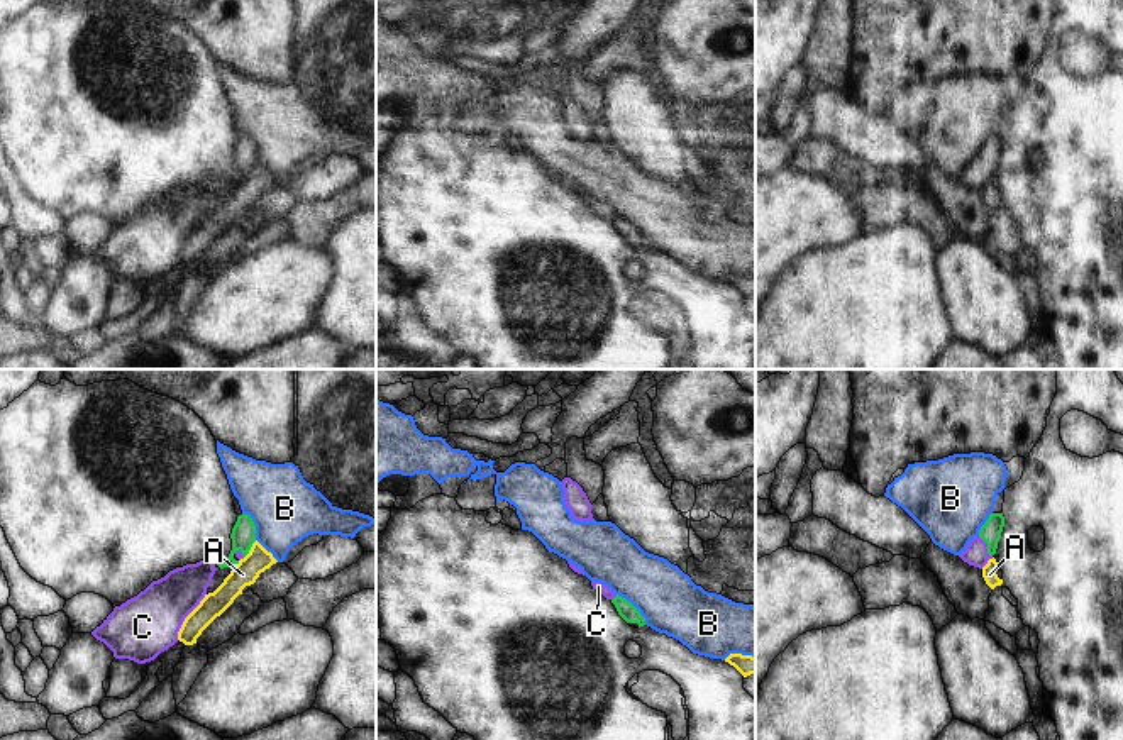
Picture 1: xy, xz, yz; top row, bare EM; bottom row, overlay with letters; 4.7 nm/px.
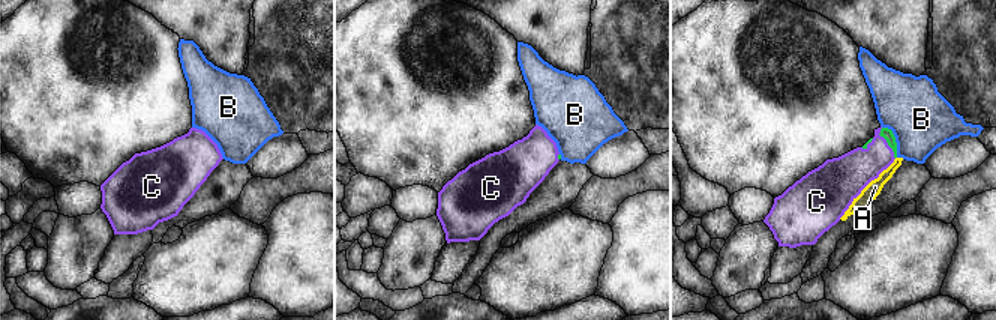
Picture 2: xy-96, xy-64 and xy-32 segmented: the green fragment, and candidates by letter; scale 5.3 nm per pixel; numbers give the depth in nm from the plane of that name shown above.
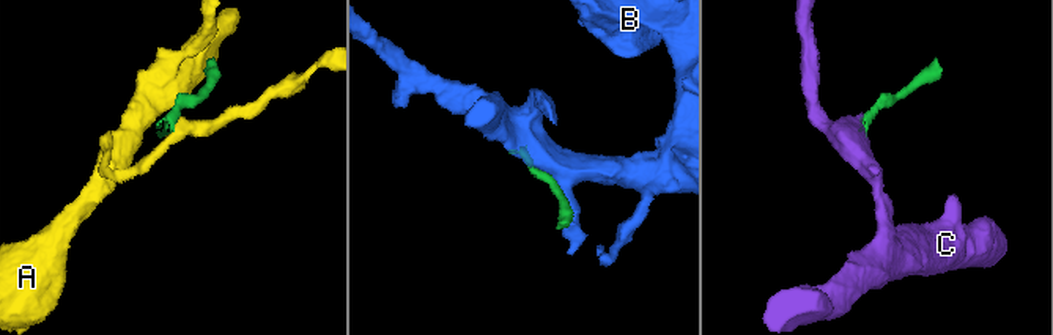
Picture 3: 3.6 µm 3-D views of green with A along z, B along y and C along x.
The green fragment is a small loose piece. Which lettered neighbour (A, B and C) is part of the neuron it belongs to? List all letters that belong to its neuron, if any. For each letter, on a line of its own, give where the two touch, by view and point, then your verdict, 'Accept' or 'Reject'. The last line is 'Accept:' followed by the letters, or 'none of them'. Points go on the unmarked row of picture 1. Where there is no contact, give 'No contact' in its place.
A: Touches green at xy (249, 170). Reject
B: Touches green at xz (634, 227). Reject
C: Touches green at yz (988, 166). Accept
Accept: C.

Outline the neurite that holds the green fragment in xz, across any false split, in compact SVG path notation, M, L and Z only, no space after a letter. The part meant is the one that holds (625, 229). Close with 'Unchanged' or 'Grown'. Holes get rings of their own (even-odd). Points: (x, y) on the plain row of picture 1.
M591 202L593 210L601 213L606 220L610 220L618 235L627 242L627 244L637 244L639 247L645 246L645 239L640 235L640 232L625 218L615 215L608 207Z. Grown.

